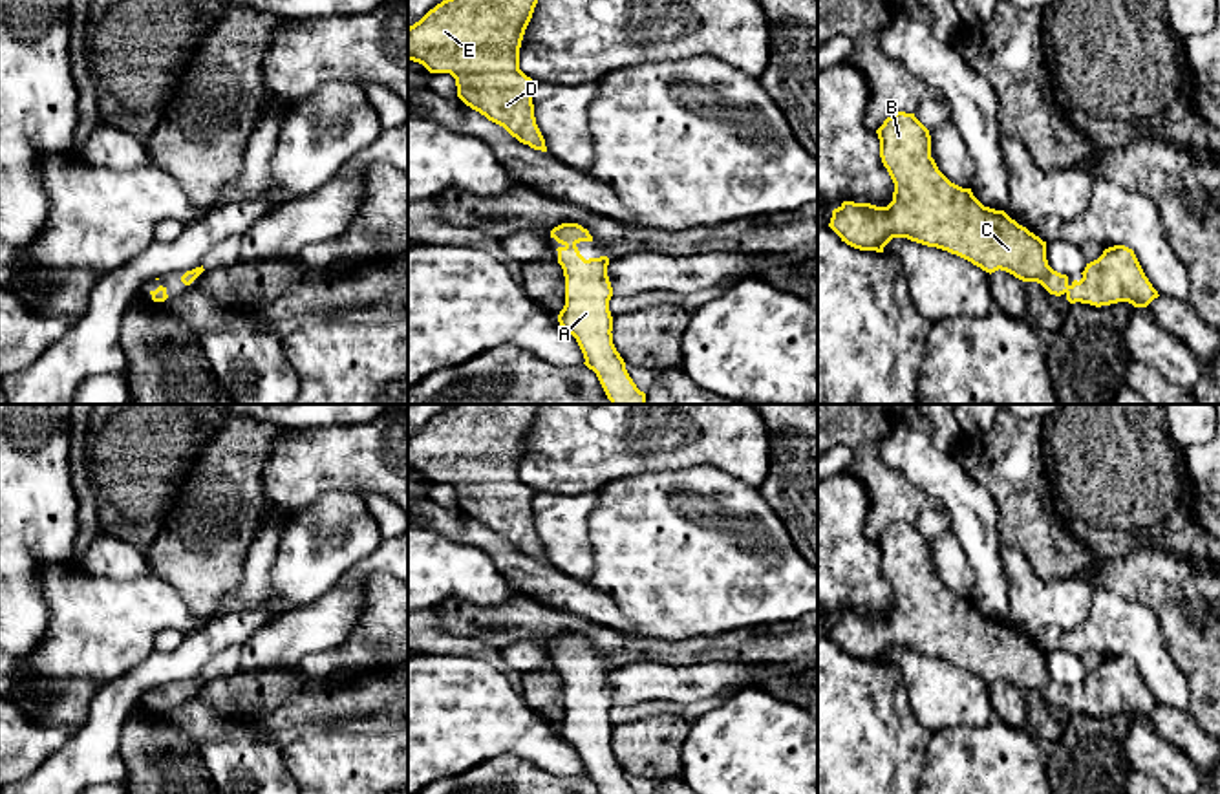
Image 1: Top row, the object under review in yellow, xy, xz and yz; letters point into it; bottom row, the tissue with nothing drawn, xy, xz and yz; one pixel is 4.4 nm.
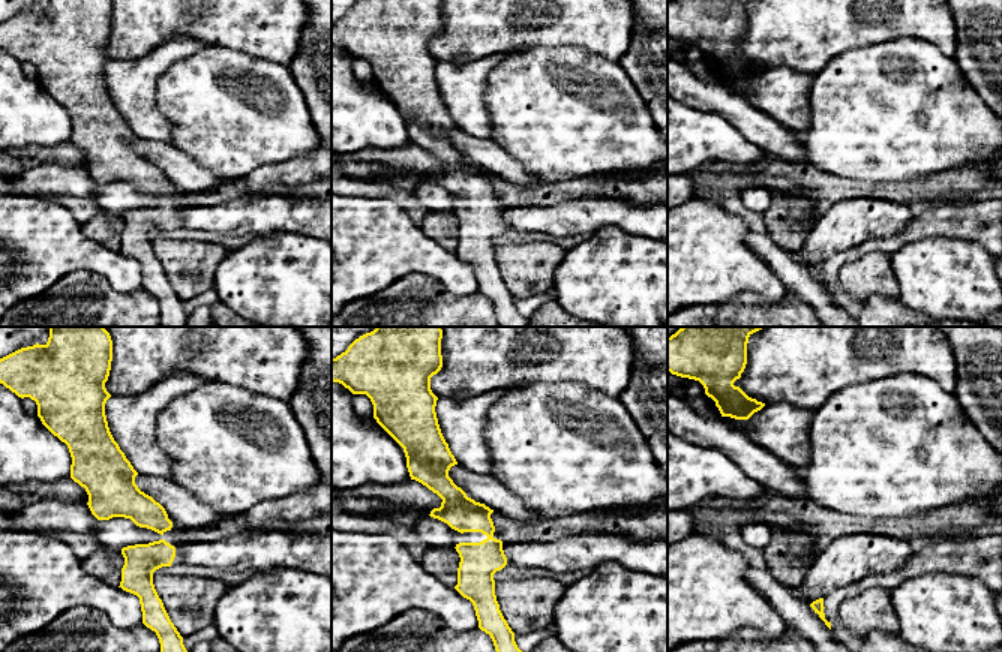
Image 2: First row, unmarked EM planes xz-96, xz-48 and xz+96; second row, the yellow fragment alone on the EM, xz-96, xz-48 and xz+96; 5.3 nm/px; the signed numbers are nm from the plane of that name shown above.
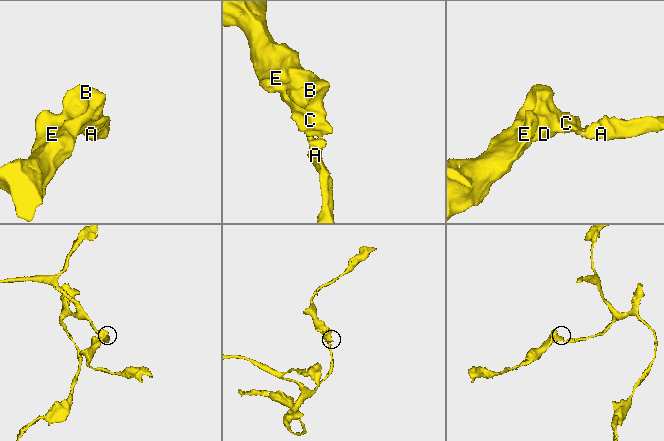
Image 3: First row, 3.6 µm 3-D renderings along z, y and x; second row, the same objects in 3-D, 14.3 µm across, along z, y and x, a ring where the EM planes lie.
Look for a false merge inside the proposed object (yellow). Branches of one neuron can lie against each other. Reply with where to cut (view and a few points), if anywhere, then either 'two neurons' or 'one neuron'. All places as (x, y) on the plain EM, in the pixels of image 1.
cut none; one neuron

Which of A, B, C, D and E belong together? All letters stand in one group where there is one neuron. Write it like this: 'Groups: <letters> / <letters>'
Groups: A B C D E

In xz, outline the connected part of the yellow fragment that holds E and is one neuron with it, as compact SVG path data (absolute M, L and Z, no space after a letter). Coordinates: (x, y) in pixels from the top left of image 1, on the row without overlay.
M454 404L408 437L408 470L430 483L450 483L457 507L519 553L547 562L536 534L534 490L519 479L519 457L540 404Z

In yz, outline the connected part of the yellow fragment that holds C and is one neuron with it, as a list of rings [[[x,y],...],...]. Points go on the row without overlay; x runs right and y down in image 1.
[[[896,521],[876,540],[880,567],[893,593],[893,611],[887,617],[871,613],[843,611],[832,620],[829,637],[847,655],[860,660],[883,662],[893,648],[936,657],[957,664],[986,682],[1006,681],[1022,692],[1037,692],[1050,704],[1065,704],[1070,714],[1081,712],[1096,717],[1129,712],[1134,717],[1147,717],[1158,701],[1145,686],[1136,664],[1125,655],[1114,655],[1086,673],[1083,688],[1072,693],[1066,684],[1054,681],[1046,670],[1046,651],[1011,629],[1004,620],[984,617],[971,602],[951,593],[931,567],[929,540],[915,523]]]

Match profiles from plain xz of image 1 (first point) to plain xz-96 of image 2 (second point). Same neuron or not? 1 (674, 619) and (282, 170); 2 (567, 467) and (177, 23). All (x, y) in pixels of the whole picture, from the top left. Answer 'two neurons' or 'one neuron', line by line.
1: two neurons
2: one neuron

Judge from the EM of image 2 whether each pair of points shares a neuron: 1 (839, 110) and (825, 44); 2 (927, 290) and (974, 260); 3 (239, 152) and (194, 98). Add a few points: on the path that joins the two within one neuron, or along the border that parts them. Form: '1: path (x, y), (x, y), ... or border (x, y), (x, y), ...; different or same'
1: border (863, 47), (842, 51), (813, 78); different
2: path (939, 278), (950, 278), (962, 266); same
3: path (231, 138), (207, 111); same

